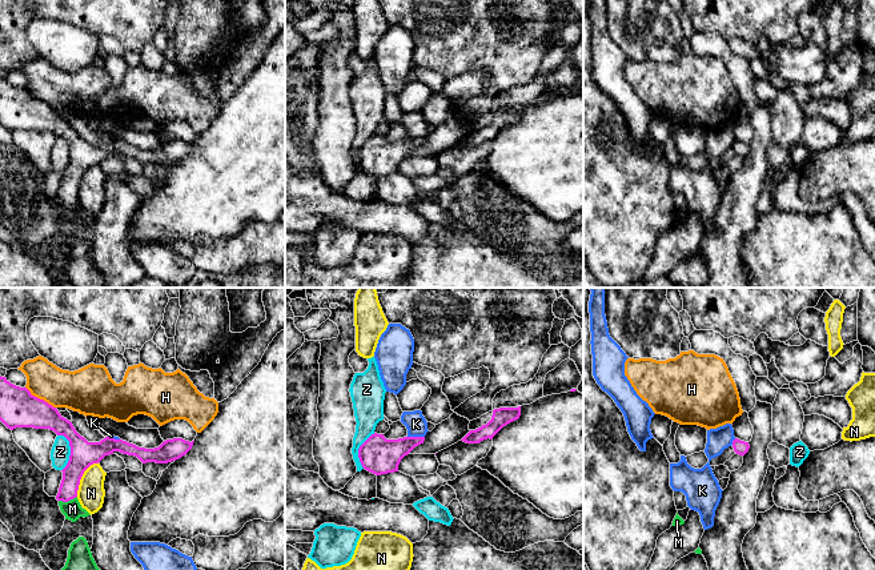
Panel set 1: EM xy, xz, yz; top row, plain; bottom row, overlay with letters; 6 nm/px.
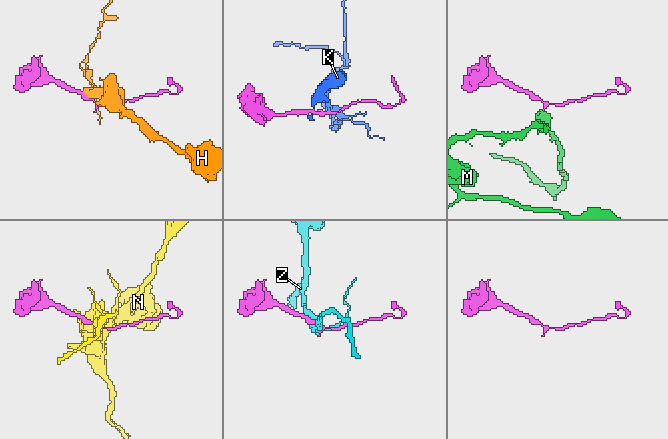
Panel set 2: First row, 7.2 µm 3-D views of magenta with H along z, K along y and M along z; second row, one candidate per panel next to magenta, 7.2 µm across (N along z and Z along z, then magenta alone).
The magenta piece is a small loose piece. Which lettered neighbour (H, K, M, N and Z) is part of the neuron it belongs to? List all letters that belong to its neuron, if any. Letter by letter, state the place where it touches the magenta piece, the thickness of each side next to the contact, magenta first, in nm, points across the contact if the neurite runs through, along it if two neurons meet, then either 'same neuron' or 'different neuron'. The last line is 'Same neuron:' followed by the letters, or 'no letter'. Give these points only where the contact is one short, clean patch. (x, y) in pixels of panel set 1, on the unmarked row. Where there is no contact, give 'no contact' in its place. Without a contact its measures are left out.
H: contact xy (39, 100); calibres 220 and 240 nm; different neuron
K: contact xz (416, 139); calibres 220 and 130 nm; border xz (408, 137), (424, 139); different neuron
M: contact xy (67, 203); calibres 120 and 120 nm; way xy (79, 164), (71, 177), (67, 203), (72, 211); same neuron
N: contact xy (81, 177); calibres 160 and 170 nm; border xy (97, 164), (93, 164), (84, 173), (76, 197); different neuron
Z: contact xy (71, 152); calibres 160 and 120 nm; border xy (57, 136), (61, 136), (69, 148), (69, 161), (61, 172); different neuron
Same neuron: M

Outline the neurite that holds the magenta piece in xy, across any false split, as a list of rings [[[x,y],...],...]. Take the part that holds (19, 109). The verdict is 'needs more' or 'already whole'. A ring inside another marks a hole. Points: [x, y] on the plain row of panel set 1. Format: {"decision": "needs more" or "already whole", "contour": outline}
{"decision": "needs more", "contour": [[[1,77],[0,123],[11,132],[16,129],[49,131],[69,142],[71,157],[67,168],[61,172],[63,181],[56,201],[65,221],[72,224],[80,218],[91,217],[77,201],[80,181],[91,166],[99,165],[105,157],[115,153],[135,157],[143,165],[168,165],[185,157],[194,144],[173,140],[164,142],[154,150],[139,149],[111,139],[105,139],[100,144],[88,144],[56,109],[32,97],[27,89],[16,88]]]}

